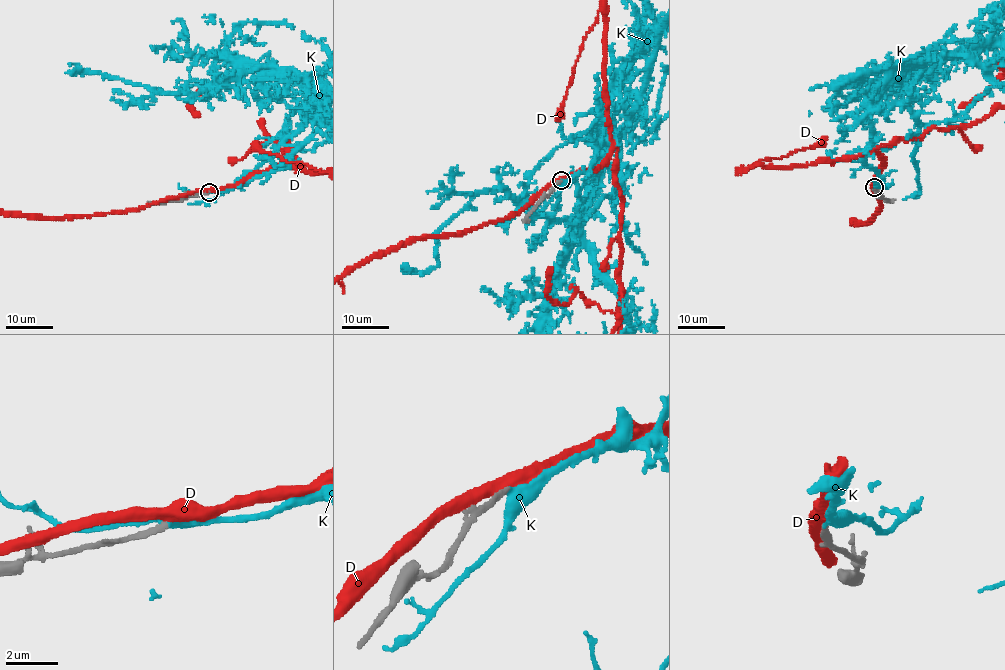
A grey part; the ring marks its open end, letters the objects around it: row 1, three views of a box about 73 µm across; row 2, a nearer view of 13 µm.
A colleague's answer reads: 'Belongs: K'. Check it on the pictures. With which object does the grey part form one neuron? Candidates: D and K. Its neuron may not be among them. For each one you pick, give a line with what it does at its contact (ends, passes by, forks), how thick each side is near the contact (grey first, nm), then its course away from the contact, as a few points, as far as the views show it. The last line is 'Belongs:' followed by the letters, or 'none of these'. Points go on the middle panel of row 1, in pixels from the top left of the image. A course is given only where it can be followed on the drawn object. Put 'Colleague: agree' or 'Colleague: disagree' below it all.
K: it passes by; calibres 200 and 360 nm
Belongs: K
Colleague: agree

